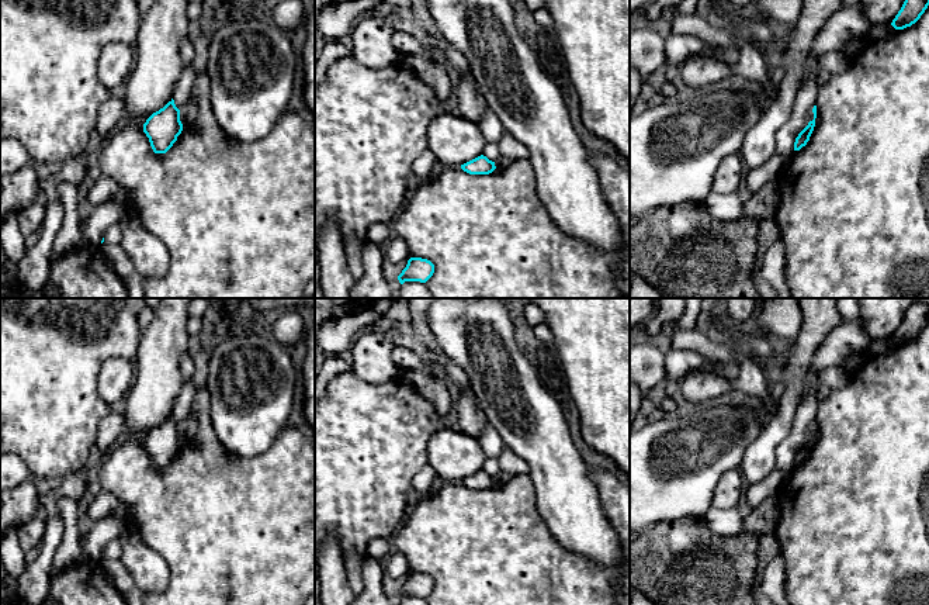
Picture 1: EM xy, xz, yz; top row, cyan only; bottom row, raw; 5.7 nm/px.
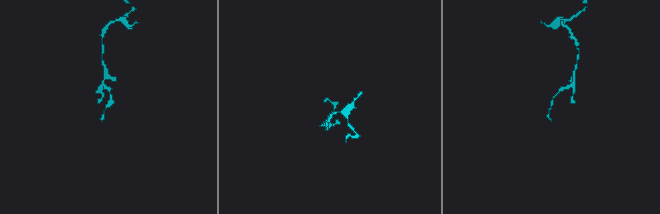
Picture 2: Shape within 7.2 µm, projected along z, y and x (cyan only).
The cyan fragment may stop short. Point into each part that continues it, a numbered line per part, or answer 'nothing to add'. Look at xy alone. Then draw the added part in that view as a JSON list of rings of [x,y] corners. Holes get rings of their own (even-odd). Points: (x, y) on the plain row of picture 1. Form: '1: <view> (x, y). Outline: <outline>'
nothing to add

